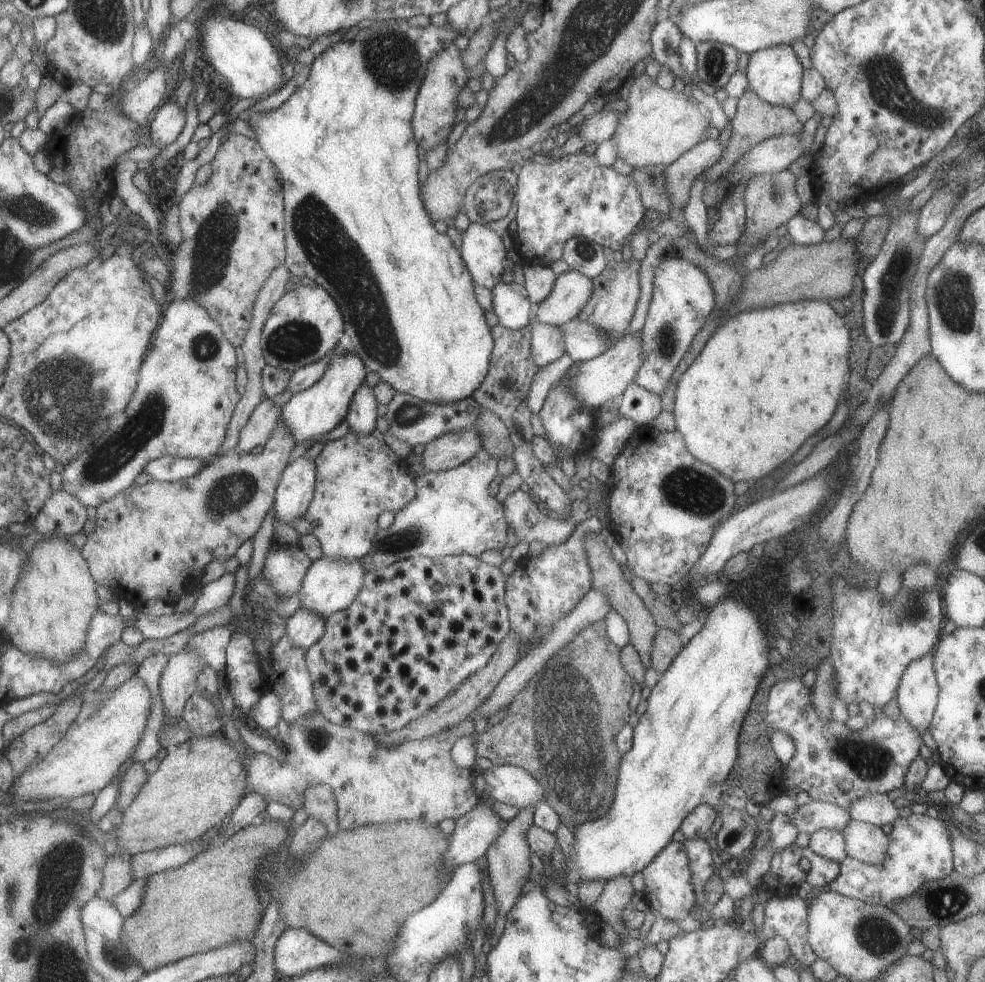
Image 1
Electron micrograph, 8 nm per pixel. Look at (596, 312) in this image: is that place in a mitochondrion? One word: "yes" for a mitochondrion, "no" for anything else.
no

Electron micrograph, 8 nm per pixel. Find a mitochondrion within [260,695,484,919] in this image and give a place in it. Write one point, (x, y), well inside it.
(317, 739)

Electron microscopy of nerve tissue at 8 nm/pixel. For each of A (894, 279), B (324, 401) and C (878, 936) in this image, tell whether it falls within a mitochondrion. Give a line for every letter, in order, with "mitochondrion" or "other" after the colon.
A: mitochondrion
B: other
C: mitochondrion

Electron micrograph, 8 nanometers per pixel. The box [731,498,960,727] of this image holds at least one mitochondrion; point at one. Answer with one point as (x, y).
(913, 612)

